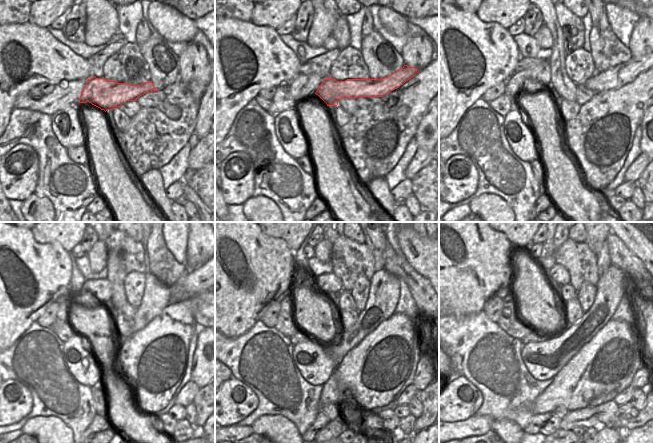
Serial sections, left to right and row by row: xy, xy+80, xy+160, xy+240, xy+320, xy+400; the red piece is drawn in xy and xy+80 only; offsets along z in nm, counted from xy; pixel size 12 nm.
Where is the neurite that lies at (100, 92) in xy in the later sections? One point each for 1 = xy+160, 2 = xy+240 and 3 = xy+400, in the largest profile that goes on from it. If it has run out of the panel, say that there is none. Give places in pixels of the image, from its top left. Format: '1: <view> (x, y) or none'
1: xy+160 (624, 73)
2: xy+240 (194, 283)
3: none

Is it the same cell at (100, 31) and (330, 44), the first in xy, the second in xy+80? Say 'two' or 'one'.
two

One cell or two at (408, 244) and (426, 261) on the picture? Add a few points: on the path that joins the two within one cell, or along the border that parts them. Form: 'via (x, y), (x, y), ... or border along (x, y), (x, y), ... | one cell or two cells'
via (412, 247), (422, 257) | one cell

